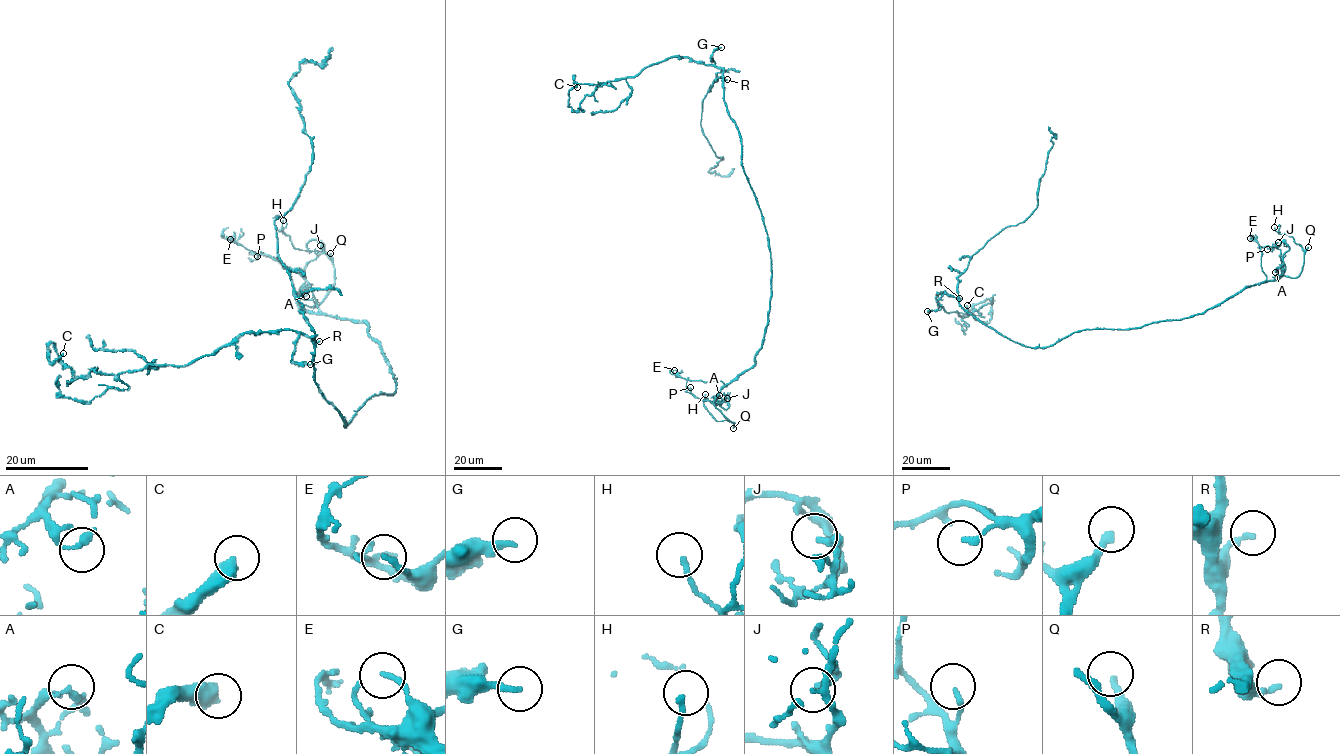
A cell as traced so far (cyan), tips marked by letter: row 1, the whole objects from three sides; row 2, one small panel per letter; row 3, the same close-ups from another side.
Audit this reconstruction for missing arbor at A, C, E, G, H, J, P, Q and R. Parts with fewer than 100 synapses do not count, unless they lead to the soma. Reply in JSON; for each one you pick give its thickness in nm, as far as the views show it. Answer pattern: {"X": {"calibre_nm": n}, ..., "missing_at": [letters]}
{"Q": {"calibre_nm": 240}, "missing_at": ["Q"]}

